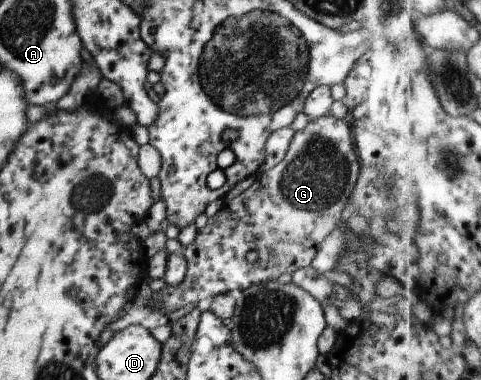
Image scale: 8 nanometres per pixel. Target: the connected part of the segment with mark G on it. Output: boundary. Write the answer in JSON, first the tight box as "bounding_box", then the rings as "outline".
{"bounding_box":[148,114,360,313],"outline":[[[326,114],[313,119],[303,130],[295,132],[285,158],[272,169],[259,174],[255,179],[255,183],[253,183],[247,191],[241,193],[241,195],[229,201],[229,203],[225,203],[224,207],[215,216],[209,217],[207,225],[198,231],[195,241],[184,251],[184,257],[186,258],[186,275],[181,283],[177,286],[169,286],[166,284],[161,291],[157,291],[157,293],[152,292],[151,298],[148,300],[148,305],[160,313],[172,313],[189,305],[196,306],[199,301],[203,301],[203,299],[209,299],[209,297],[215,298],[217,295],[226,294],[228,291],[235,291],[235,289],[242,291],[253,285],[260,285],[270,280],[278,280],[279,277],[285,275],[285,273],[293,274],[302,268],[312,266],[313,259],[317,256],[323,241],[338,225],[342,211],[349,203],[350,196],[357,185],[360,161],[357,153],[355,153],[355,149],[356,145],[353,145],[353,137],[351,137],[349,125],[347,125],[345,121],[335,119],[335,117],[331,115]]]}

